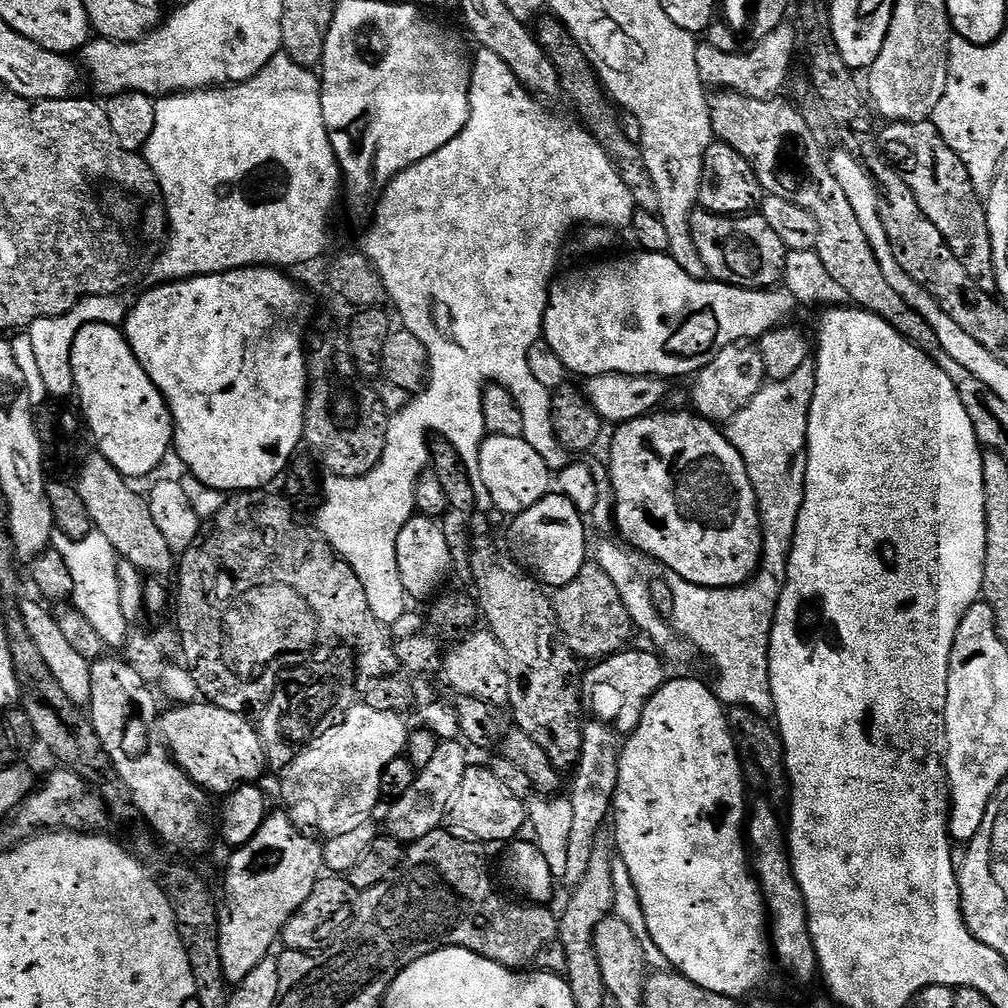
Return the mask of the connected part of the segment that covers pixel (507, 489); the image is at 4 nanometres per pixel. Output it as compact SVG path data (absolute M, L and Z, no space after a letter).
M485 435L475 460L478 462L480 478L490 490L494 508L504 511L508 518L515 518L521 512L530 510L534 502L542 502L542 498L553 491L553 469L546 466L542 454L538 454L538 450L534 450L534 446L530 446L530 442L526 442L523 435Z

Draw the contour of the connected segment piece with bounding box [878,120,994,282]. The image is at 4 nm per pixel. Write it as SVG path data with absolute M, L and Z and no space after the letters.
M931 120L905 124L888 122L883 126L885 128L880 136L878 132L878 147L885 161L903 176L914 198L918 198L922 214L926 214L926 218L938 226L942 238L946 238L950 250L954 250L954 258L962 262L968 277L977 282L991 281L994 273L988 212L966 174L962 158L950 150Z

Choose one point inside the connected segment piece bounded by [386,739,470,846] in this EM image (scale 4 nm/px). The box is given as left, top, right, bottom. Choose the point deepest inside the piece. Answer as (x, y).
(420, 811)

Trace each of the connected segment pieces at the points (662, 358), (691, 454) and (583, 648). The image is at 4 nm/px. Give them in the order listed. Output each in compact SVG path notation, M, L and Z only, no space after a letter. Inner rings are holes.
M637 251L637 256L628 256L625 260L604 260L601 264L596 264L593 268L580 268L577 272L572 272L568 280L557 279L553 283L548 294L548 309L544 315L544 330L542 338L549 344L550 348L561 359L569 373L577 372L581 378L589 378L598 375L606 375L609 372L618 374L653 376L671 378L670 376L691 377L697 372L701 372L708 365L714 356L717 356L724 348L731 344L741 342L756 342L761 336L768 332L776 332L779 329L780 320L784 320L795 308L798 308L798 301L791 292L787 290L757 290L755 288L736 288L732 284L722 284L719 280L711 278L696 279L686 274L678 266L672 256L665 253L652 253L647 251Z
M656 410L651 415L634 418L632 421L621 423L612 436L612 449L608 456L612 461L608 464L608 472L612 475L612 492L616 495L616 524L620 527L623 543L631 546L637 553L649 556L660 564L665 564L668 572L678 574L682 580L697 584L703 588L737 588L756 575L760 566L760 556L764 553L764 539L760 529L760 511L756 509L754 486L750 482L750 474L746 474L746 462L742 462L742 454L734 450L727 435L720 432L715 423L705 420L703 416L688 412L664 412ZM732 520L748 520L748 528L732 528Z
M584 563L574 582L566 582L566 586L555 589L552 605L560 623L561 636L581 661L595 662L629 647L628 639L634 633L632 619L622 602L622 594L618 594L618 586L610 582L610 574L606 574L599 564Z

